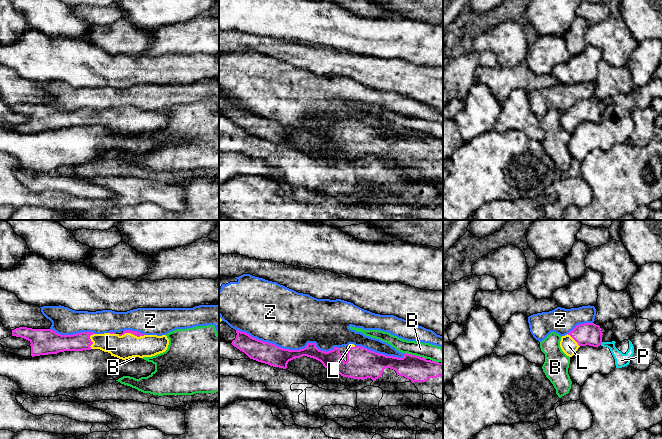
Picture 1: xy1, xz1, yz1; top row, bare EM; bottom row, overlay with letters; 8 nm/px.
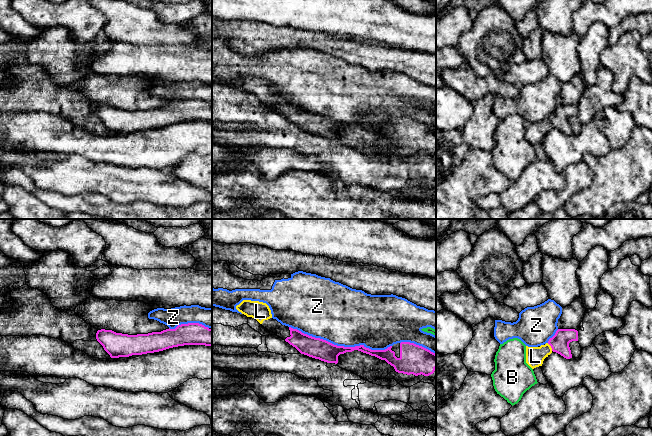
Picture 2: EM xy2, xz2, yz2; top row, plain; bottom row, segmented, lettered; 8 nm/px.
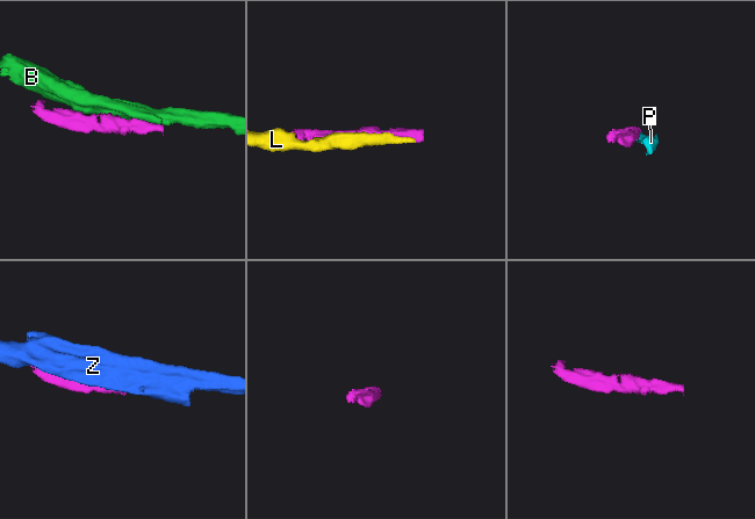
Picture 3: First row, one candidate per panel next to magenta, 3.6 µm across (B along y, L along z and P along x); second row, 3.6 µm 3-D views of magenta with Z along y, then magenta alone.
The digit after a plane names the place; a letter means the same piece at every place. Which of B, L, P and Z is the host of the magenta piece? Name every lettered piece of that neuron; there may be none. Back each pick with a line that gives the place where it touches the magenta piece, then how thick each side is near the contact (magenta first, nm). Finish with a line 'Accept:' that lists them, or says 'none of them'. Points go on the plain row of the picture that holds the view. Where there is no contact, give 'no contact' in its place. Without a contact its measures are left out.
L: contact xy1 (131, 109); calibres 50 and 190 nm
Accept: L

